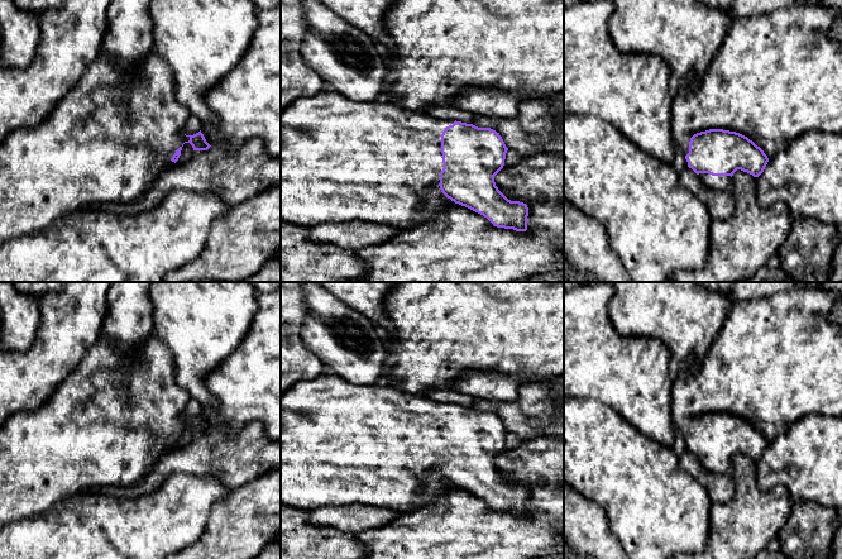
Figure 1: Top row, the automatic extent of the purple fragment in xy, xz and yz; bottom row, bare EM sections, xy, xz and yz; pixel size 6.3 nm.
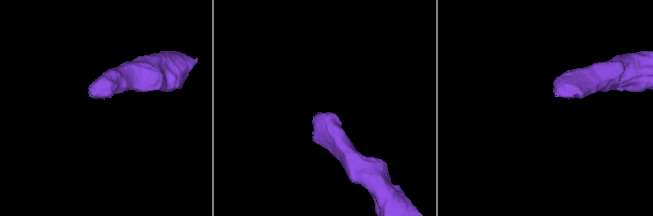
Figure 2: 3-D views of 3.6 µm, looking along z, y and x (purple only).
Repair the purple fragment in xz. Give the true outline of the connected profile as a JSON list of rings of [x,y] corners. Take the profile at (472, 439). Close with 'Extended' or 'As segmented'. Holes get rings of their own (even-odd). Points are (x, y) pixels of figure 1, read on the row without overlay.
[[[325,372],[315,379],[300,381],[295,383],[281,396],[281,505],[312,511],[325,506],[339,507],[344,505],[359,503],[386,507],[400,511],[402,513],[410,513],[431,502],[435,502],[442,494],[450,492],[455,487],[459,487],[483,498],[497,511],[526,515],[528,500],[527,488],[520,484],[508,483],[498,473],[494,465],[494,459],[504,449],[507,434],[508,431],[506,430],[499,416],[491,411],[478,411],[473,407],[456,403],[454,405],[432,401],[426,397],[403,392],[393,384],[359,386],[345,381],[340,376]]]. Extended

